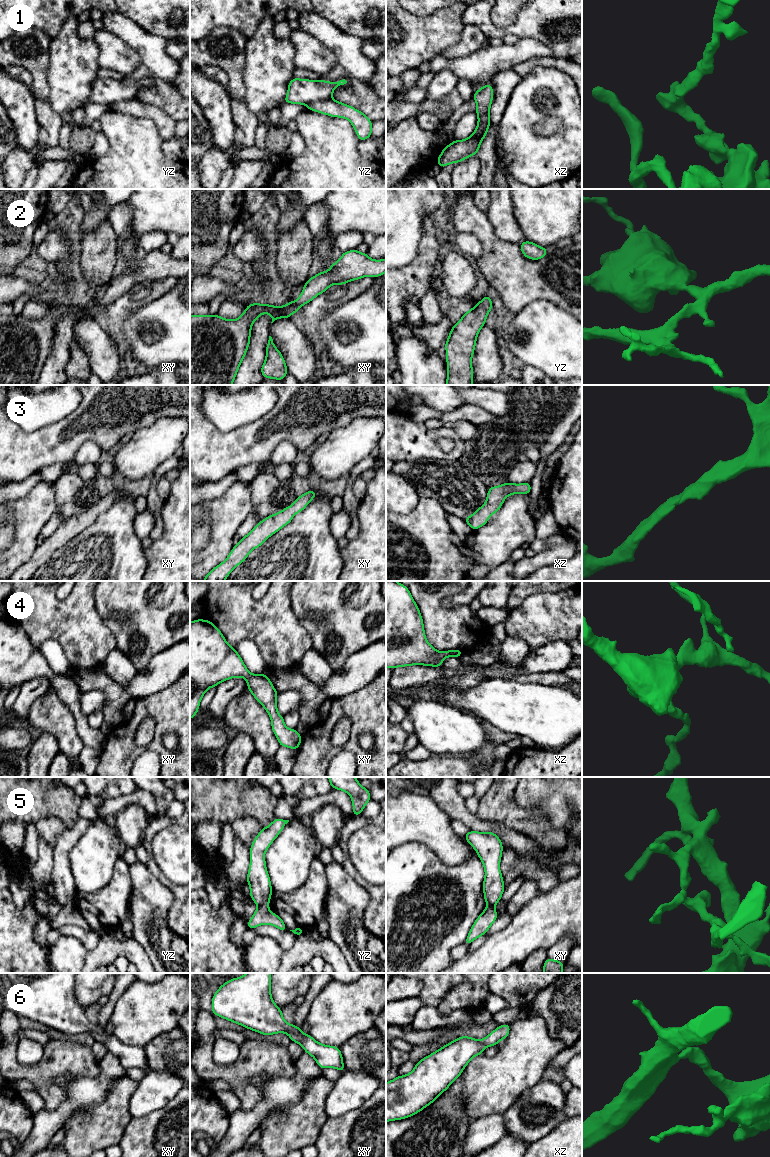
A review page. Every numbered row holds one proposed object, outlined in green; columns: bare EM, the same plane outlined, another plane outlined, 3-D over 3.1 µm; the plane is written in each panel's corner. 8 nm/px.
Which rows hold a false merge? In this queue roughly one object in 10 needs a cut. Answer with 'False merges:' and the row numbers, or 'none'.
False merges: 1, 5

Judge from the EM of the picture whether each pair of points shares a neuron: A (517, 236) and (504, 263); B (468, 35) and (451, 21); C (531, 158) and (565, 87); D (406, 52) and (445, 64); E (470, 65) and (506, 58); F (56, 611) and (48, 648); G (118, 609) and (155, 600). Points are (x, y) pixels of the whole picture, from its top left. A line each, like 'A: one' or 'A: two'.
A: two
B: two
C: one
D: two
E: one
F: two
G: one

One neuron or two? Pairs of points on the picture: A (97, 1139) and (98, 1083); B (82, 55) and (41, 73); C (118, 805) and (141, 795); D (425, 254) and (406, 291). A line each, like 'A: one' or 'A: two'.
A: two
B: two
C: one
D: one

